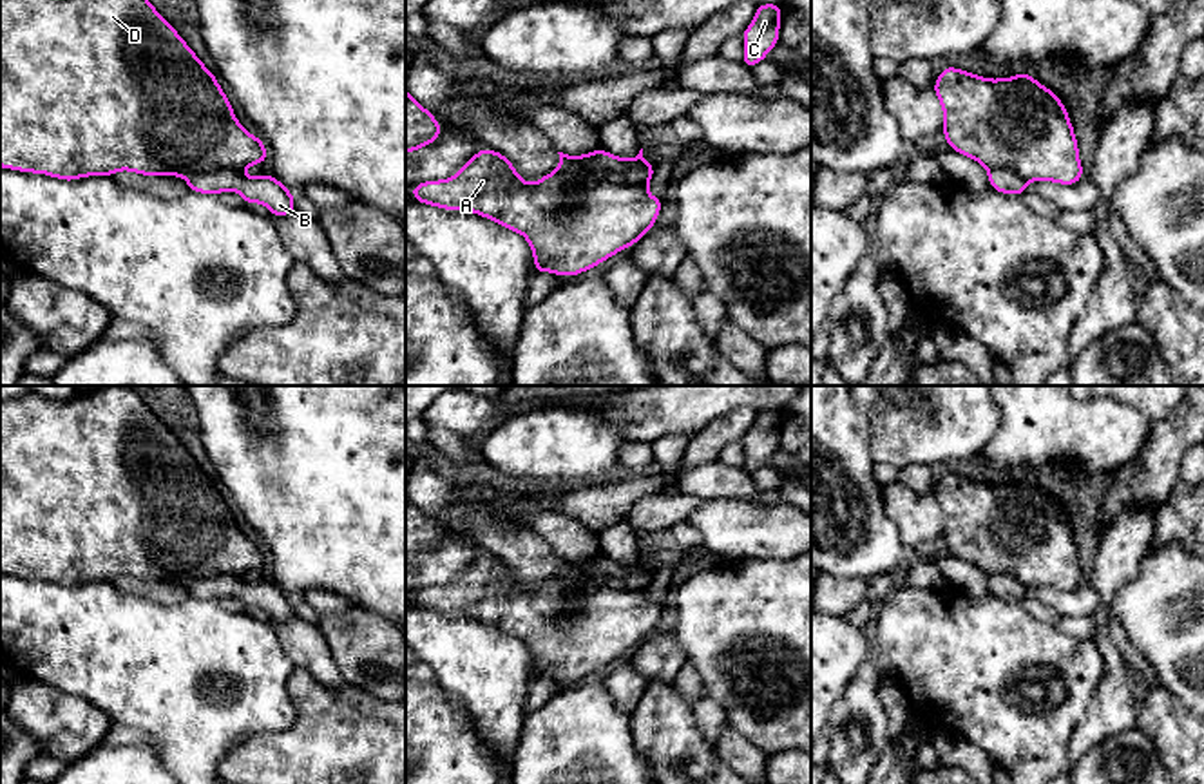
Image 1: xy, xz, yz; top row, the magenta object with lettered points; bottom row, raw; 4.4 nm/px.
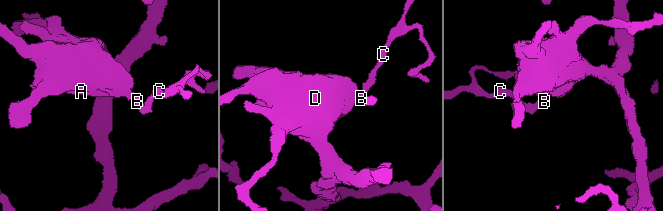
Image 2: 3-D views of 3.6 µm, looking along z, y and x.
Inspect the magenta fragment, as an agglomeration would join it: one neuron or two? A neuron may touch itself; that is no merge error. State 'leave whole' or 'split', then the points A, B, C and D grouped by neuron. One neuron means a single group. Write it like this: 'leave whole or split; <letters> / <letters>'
split; A D / B C

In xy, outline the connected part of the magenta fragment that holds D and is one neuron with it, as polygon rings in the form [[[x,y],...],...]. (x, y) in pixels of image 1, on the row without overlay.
[[[100,386],[67,400],[51,400],[36,391],[16,398],[0,398],[0,572],[45,579],[63,587],[89,581],[114,581],[119,576],[141,581],[185,583],[206,576],[244,576],[268,565],[264,547],[250,540],[235,523],[214,478],[196,462],[179,438],[158,418],[136,386]]]

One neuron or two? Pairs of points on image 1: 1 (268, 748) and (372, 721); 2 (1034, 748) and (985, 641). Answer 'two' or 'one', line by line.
1: one
2: one

